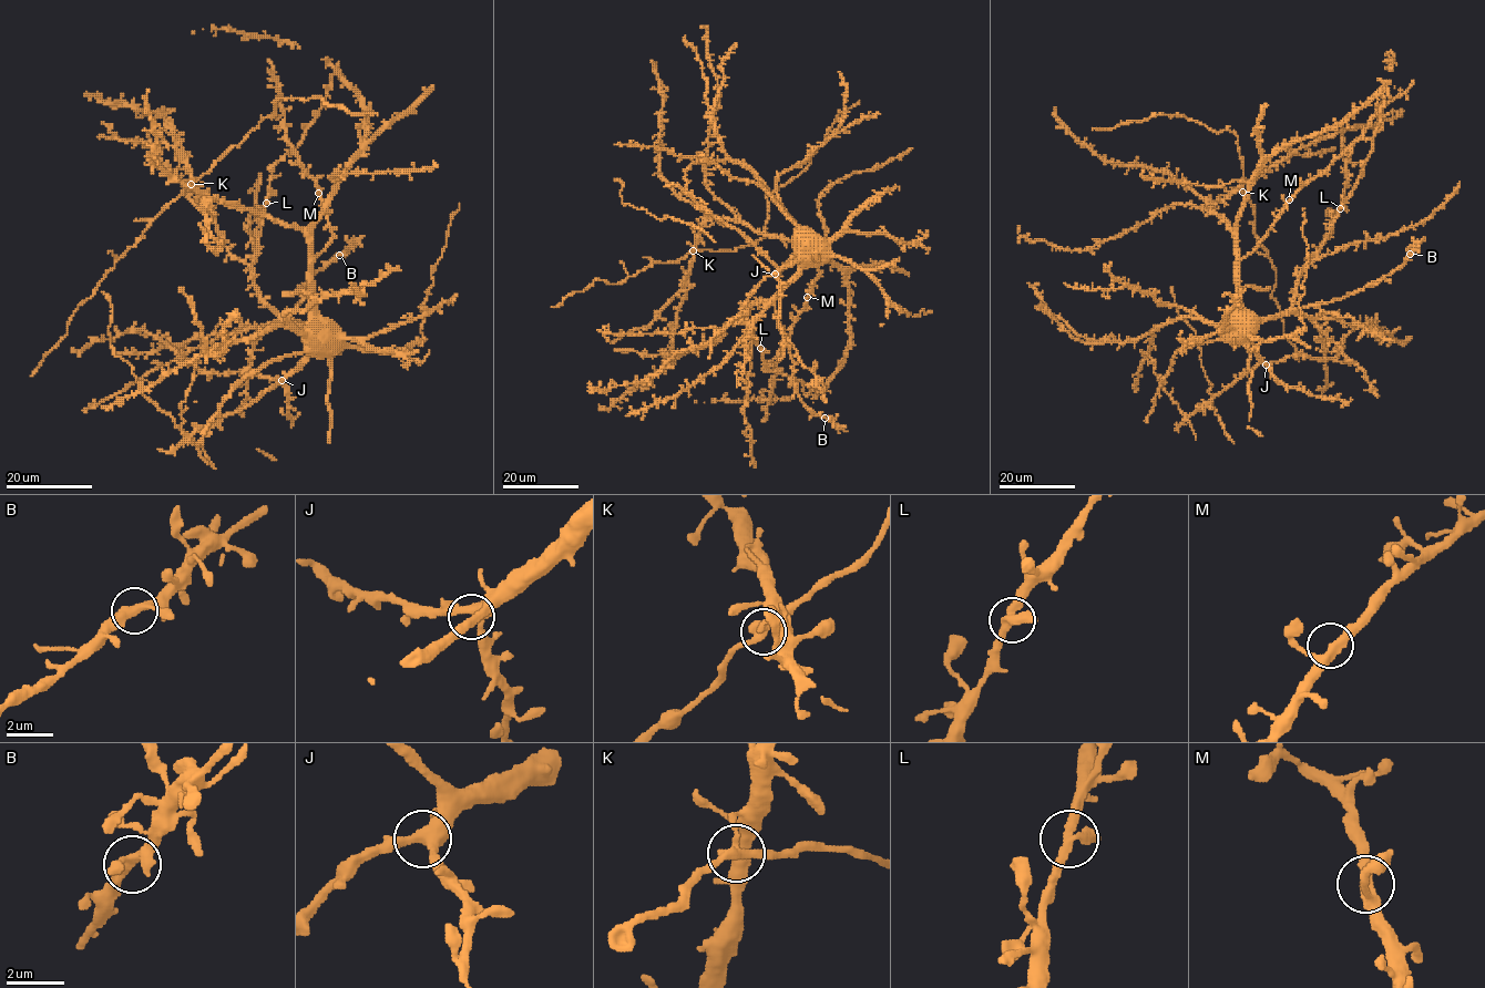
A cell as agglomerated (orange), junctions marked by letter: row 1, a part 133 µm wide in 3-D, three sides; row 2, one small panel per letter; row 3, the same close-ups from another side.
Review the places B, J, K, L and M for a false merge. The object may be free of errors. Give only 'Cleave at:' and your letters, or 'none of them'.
Cleave at: K

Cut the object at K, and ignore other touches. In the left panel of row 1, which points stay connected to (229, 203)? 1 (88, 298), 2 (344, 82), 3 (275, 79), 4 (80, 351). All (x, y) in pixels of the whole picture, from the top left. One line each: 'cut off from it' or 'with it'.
1: cut off from it
2: with it
3: with it
4: with it

